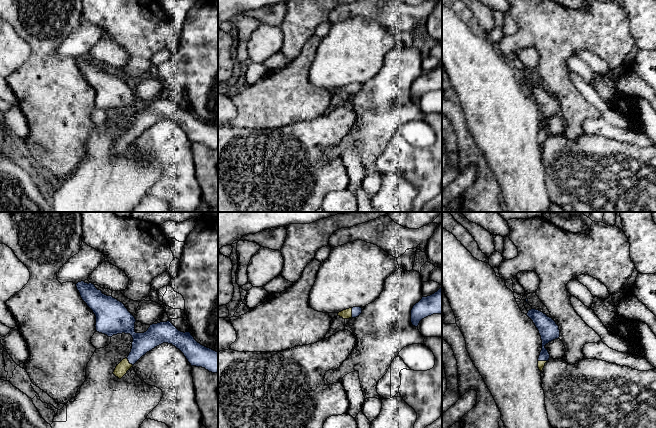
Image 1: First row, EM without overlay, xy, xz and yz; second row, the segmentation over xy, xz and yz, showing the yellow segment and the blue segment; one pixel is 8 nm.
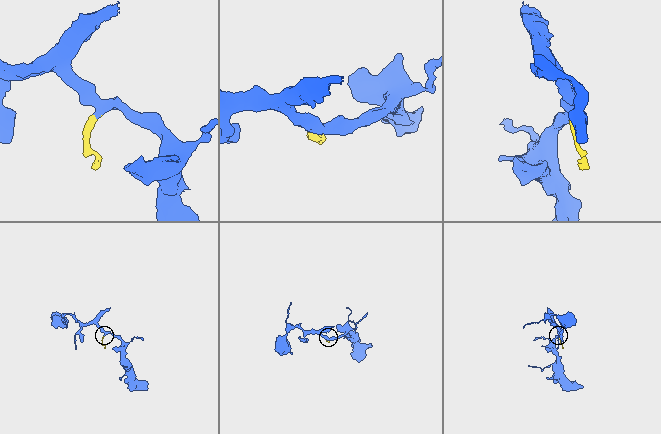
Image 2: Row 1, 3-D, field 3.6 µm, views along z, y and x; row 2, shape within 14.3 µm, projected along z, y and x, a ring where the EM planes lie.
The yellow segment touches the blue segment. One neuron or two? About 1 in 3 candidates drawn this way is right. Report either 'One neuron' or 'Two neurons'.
One neuron

